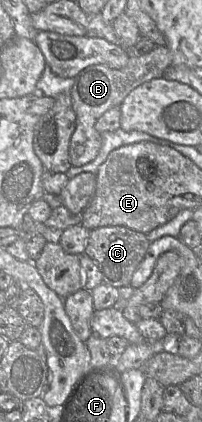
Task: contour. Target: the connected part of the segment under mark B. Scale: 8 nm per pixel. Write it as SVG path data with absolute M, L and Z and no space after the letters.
M156 45L150 52L136 55L131 54L127 65L121 69L109 68L102 64L91 65L80 72L75 77L74 84L70 91L73 110L76 114L76 128L70 141L70 163L72 166L80 167L93 161L98 155L102 146L102 134L95 129L97 120L109 109L120 107L125 97L137 86L155 78L163 77L167 67L171 65L171 55L166 45Z

